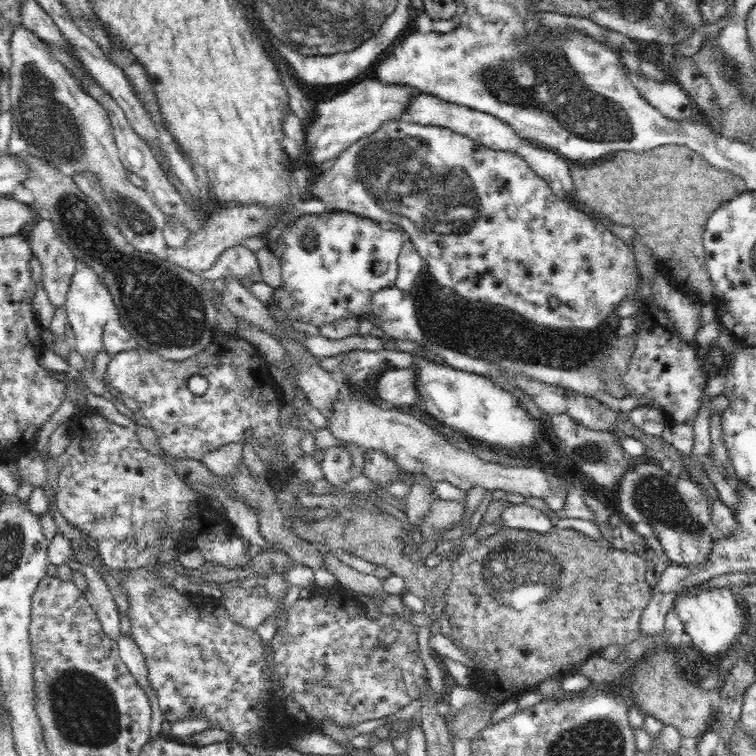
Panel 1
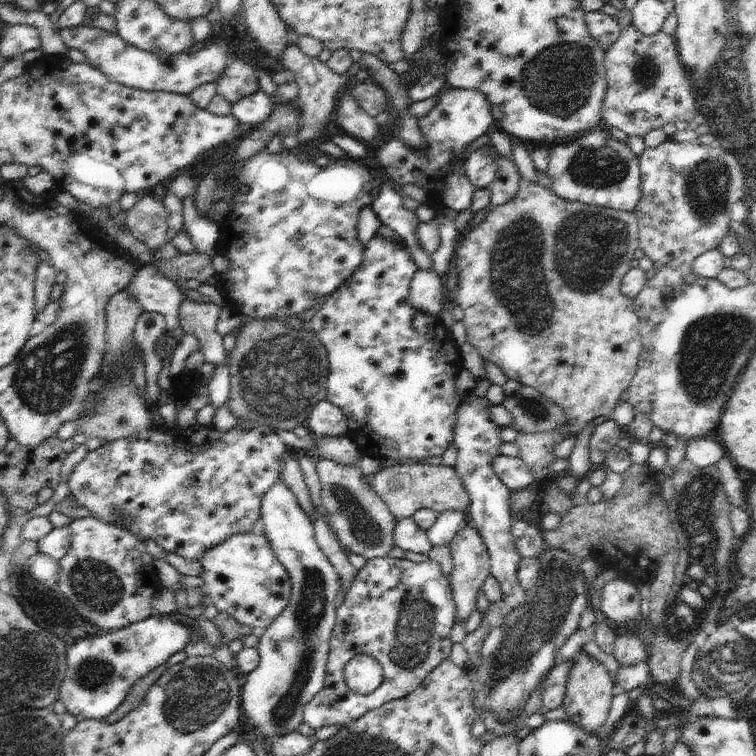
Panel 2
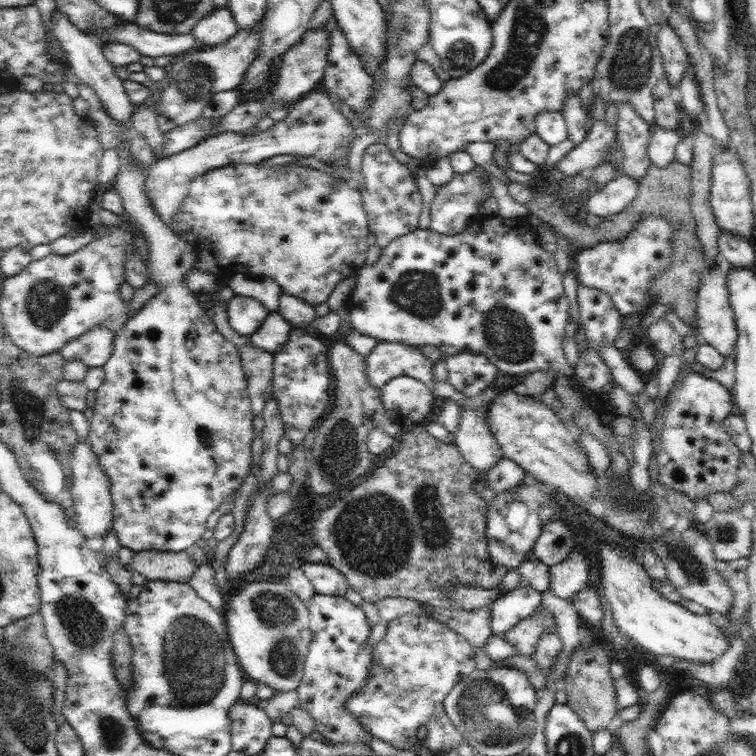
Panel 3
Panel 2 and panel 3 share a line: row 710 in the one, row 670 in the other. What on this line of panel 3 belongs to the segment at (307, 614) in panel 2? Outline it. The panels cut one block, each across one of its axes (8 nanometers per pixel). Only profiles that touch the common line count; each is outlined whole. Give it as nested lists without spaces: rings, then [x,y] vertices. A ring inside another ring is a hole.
[[[247,582],[237,588],[237,592],[227,600],[225,610],[225,626],[231,650],[237,658],[239,668],[257,684],[267,684],[275,694],[277,692],[295,692],[301,678],[303,678],[303,664],[309,652],[311,632],[309,632],[309,608],[297,594],[291,592],[289,584],[275,584],[275,582]]]

